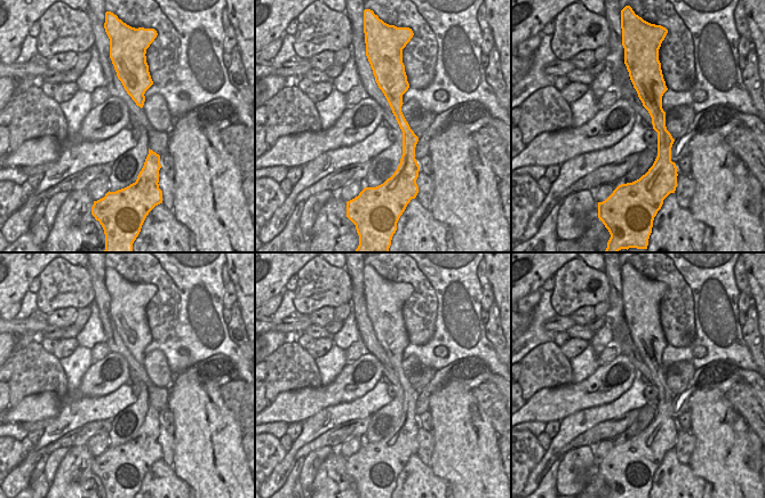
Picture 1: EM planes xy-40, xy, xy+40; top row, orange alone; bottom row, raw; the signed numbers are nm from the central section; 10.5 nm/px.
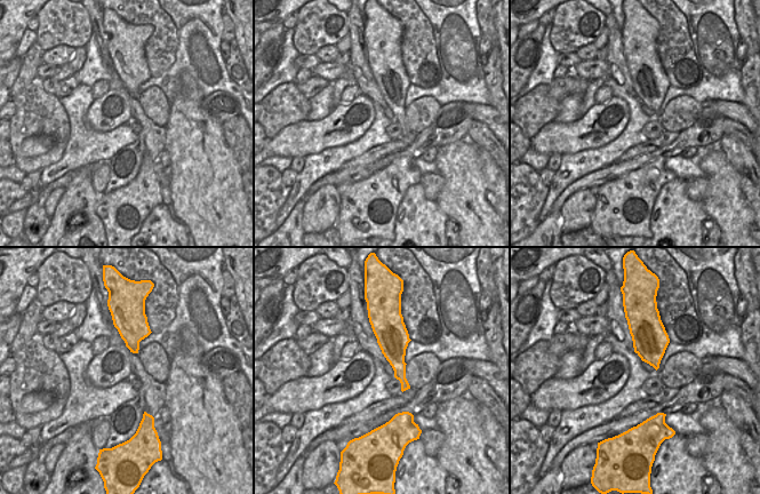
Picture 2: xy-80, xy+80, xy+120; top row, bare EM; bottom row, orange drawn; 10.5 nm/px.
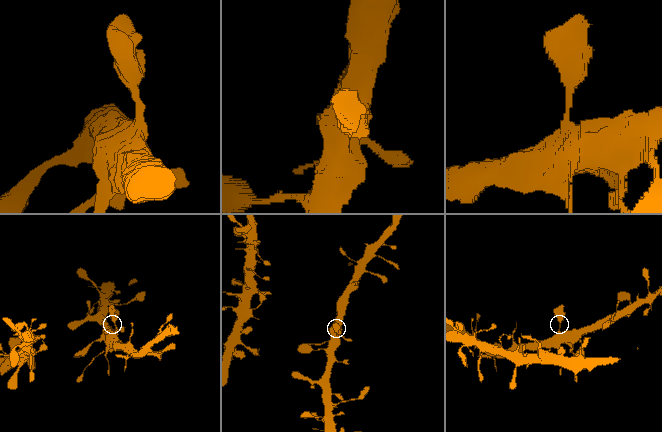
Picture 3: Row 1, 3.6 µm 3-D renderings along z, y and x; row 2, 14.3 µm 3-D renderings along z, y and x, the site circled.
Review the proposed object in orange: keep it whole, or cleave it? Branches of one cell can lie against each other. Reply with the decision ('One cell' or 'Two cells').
One cell

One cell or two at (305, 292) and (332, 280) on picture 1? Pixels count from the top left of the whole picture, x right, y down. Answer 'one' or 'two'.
one

